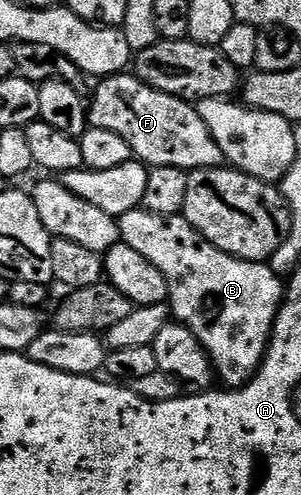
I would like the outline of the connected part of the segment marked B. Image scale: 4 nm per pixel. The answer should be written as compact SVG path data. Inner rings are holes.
M139 209L121 215L118 219L118 228L122 234L121 242L127 243L132 249L136 249L136 253L140 253L140 257L148 257L148 261L152 261L152 265L156 265L156 269L160 269L160 273L164 273L164 281L168 285L168 293L170 294L168 300L169 314L177 322L183 323L192 333L192 337L196 337L196 341L200 341L200 345L204 345L206 355L210 358L210 364L214 367L217 382L226 389L237 389L246 383L252 382L262 365L262 358L266 355L266 349L270 345L270 337L274 333L274 321L284 302L283 280L271 269L269 262L249 263L247 259L237 259L220 249L216 249L216 245L212 245L201 233L196 229L192 229L192 225L183 215L161 215L160 213Z

